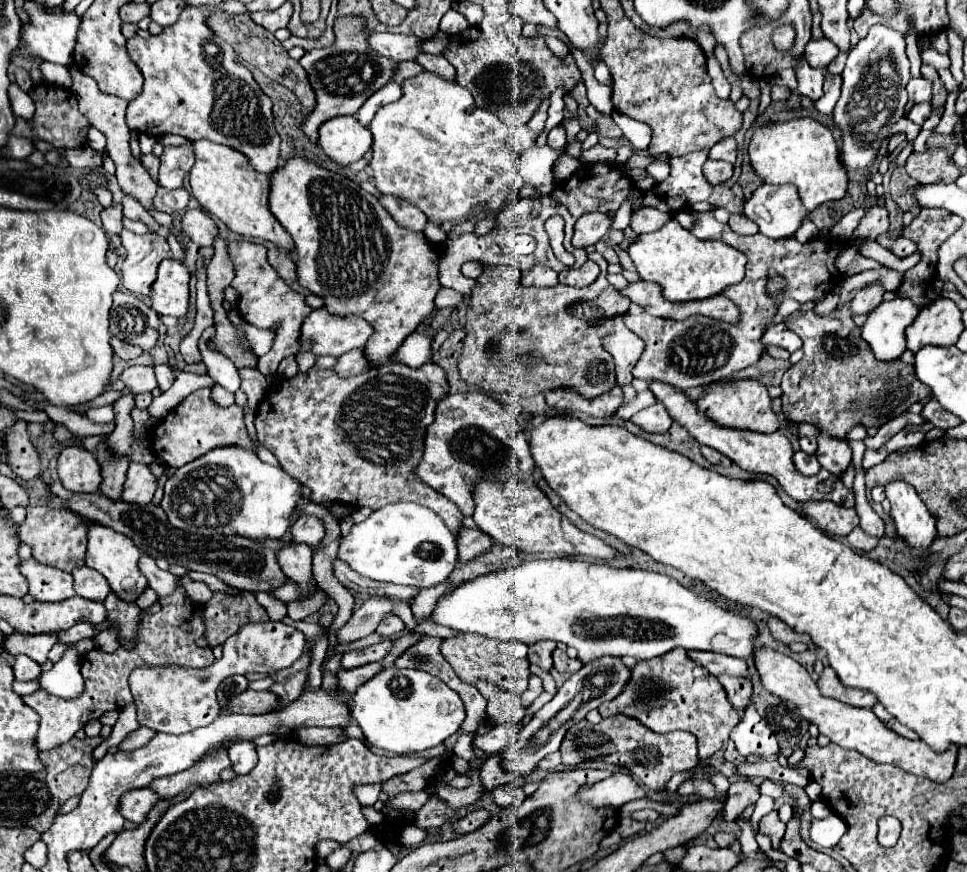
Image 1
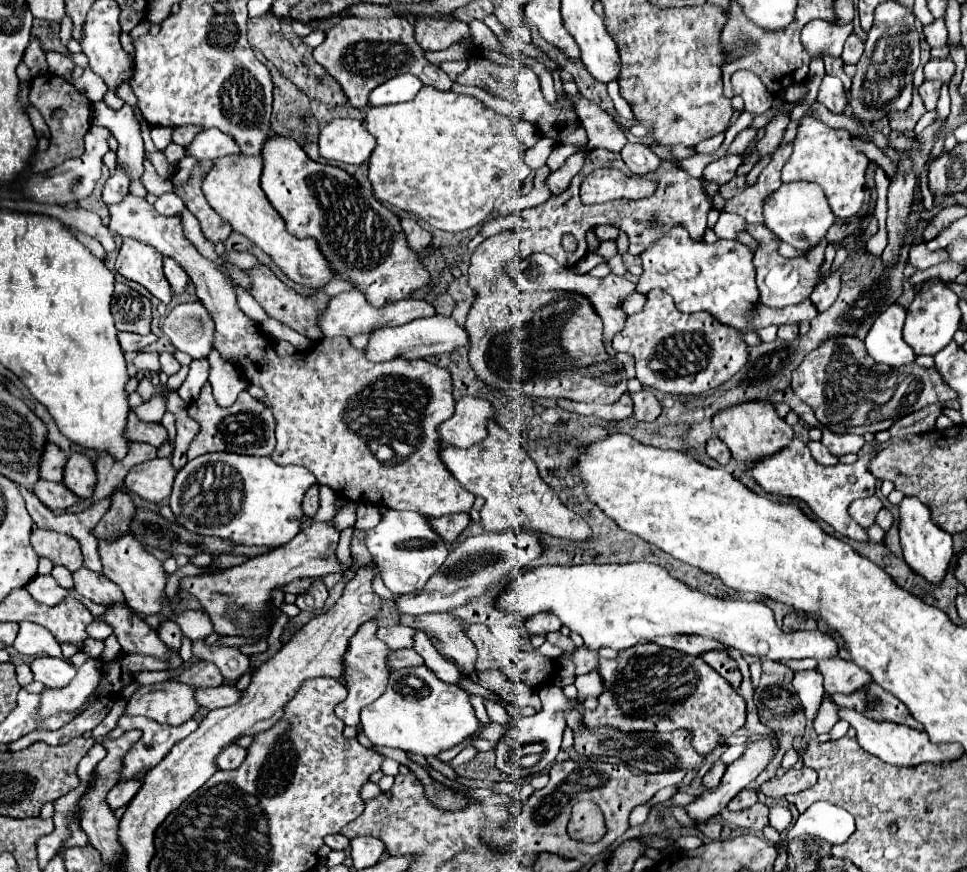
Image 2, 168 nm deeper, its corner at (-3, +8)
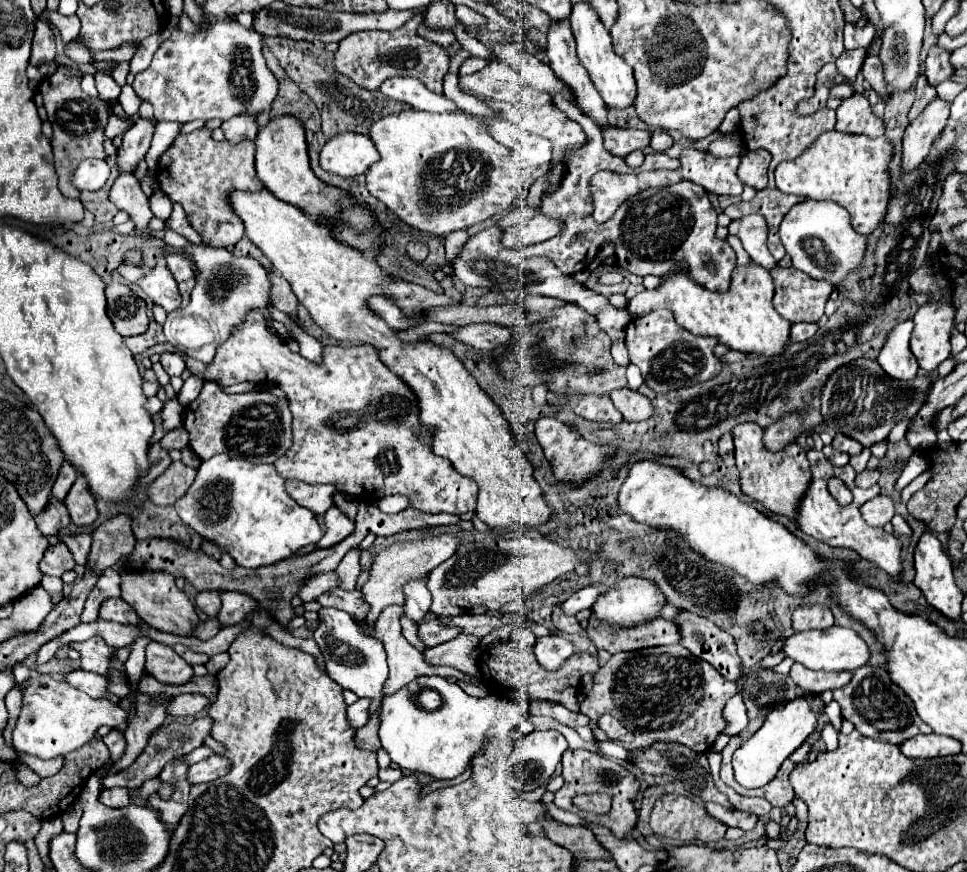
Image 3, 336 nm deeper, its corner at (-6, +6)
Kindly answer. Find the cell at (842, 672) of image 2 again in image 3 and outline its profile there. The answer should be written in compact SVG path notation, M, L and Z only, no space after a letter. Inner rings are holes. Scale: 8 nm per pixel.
M794 664L790 670L790 676L800 688L822 694L824 690L844 688L852 680L854 672L850 672L850 670L846 670L846 672L816 672L816 670L808 670L802 664Z

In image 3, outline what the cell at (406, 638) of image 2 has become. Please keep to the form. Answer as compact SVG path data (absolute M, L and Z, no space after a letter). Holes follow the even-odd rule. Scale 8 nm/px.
M430 620L424 624L418 624L418 638L426 644L426 646L438 646L444 644L452 638L458 636L458 628L446 628L442 626L438 620Z

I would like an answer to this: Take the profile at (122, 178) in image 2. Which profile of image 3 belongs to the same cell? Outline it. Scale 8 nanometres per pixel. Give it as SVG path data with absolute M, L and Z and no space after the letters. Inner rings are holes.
M138 120L124 136L122 136L122 146L118 148L116 154L116 164L118 164L118 174L128 174L134 172L144 154L150 148L150 140L154 134L154 124L148 120Z

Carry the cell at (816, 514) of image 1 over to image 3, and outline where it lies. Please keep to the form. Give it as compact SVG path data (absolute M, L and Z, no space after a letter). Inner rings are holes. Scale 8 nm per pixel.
M880 494L880 496L872 498L872 500L868 500L868 502L860 508L860 512L862 512L864 520L866 520L870 526L880 526L880 528L882 528L886 522L892 520L892 516L894 516L894 504L892 504L890 496Z

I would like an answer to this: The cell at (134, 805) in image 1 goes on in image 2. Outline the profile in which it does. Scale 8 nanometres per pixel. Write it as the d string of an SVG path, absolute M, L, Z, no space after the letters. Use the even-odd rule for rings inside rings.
M125 780L125 782L119 782L117 786L113 786L105 798L105 802L109 804L111 810L117 810L121 806L127 806L133 798L133 794L137 794L137 790L141 788L141 782L139 780Z

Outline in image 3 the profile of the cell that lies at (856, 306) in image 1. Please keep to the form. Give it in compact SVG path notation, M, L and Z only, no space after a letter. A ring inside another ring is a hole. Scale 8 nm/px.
M936 98L924 108L924 112L914 122L910 122L902 140L904 172L912 172L912 168L918 168L926 160L934 144L934 138L942 132L942 128L948 122L948 116L950 116L950 104Z

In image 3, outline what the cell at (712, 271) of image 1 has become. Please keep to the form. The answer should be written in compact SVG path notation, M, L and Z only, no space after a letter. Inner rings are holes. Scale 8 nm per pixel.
M682 260L674 266L674 270L668 272L668 276L662 276L658 288L636 294L630 300L628 312L636 318L656 308L670 308L674 312L676 322L682 328L688 328L688 332L692 334L716 336L722 344L730 346L730 350L774 356L782 352L788 342L790 322L784 320L772 306L772 294L774 294L774 284L770 272L760 264L756 264L754 260L750 260L746 266L734 268L730 288L724 294L708 292L704 286L696 284L690 278L688 264L684 264Z

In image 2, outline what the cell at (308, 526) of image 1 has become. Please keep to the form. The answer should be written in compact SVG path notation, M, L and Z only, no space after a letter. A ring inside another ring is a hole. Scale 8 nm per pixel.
M313 484L307 492L305 492L305 498L303 498L303 512L305 516L313 518L319 510L319 484Z

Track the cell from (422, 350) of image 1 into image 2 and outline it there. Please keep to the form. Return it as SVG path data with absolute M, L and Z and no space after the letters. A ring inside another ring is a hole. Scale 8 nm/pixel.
M431 316L431 318L419 318L413 322L407 322L403 326L395 326L395 328L379 328L373 332L365 354L369 360L373 362L385 362L391 360L395 356L401 358L425 358L431 354L441 354L441 352L453 352L461 346L469 344L469 334L465 328L461 328L451 316Z

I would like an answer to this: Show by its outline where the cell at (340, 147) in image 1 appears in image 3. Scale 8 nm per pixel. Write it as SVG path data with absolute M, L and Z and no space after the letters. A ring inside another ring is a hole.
M344 132L330 138L320 152L320 166L338 176L360 176L380 160L368 134Z

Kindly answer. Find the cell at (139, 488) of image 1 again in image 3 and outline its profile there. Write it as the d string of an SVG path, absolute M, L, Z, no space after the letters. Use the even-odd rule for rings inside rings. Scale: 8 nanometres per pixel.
M172 462L164 474L160 474L152 484L146 486L146 496L158 506L174 504L194 482L196 470L182 462Z

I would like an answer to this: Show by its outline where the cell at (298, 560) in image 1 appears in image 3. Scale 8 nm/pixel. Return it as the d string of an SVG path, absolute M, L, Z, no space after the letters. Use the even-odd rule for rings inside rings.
M322 608L318 612L318 620L320 620L320 626L314 632L314 640L318 642L318 646L322 650L328 676L334 682L338 682L342 688L348 688L354 694L358 694L360 698L364 698L364 696L372 698L372 704L369 707L370 719L380 706L382 684L388 678L384 646L376 638L360 632L356 622L352 620L352 616L348 616L346 612L340 612L336 608Z

